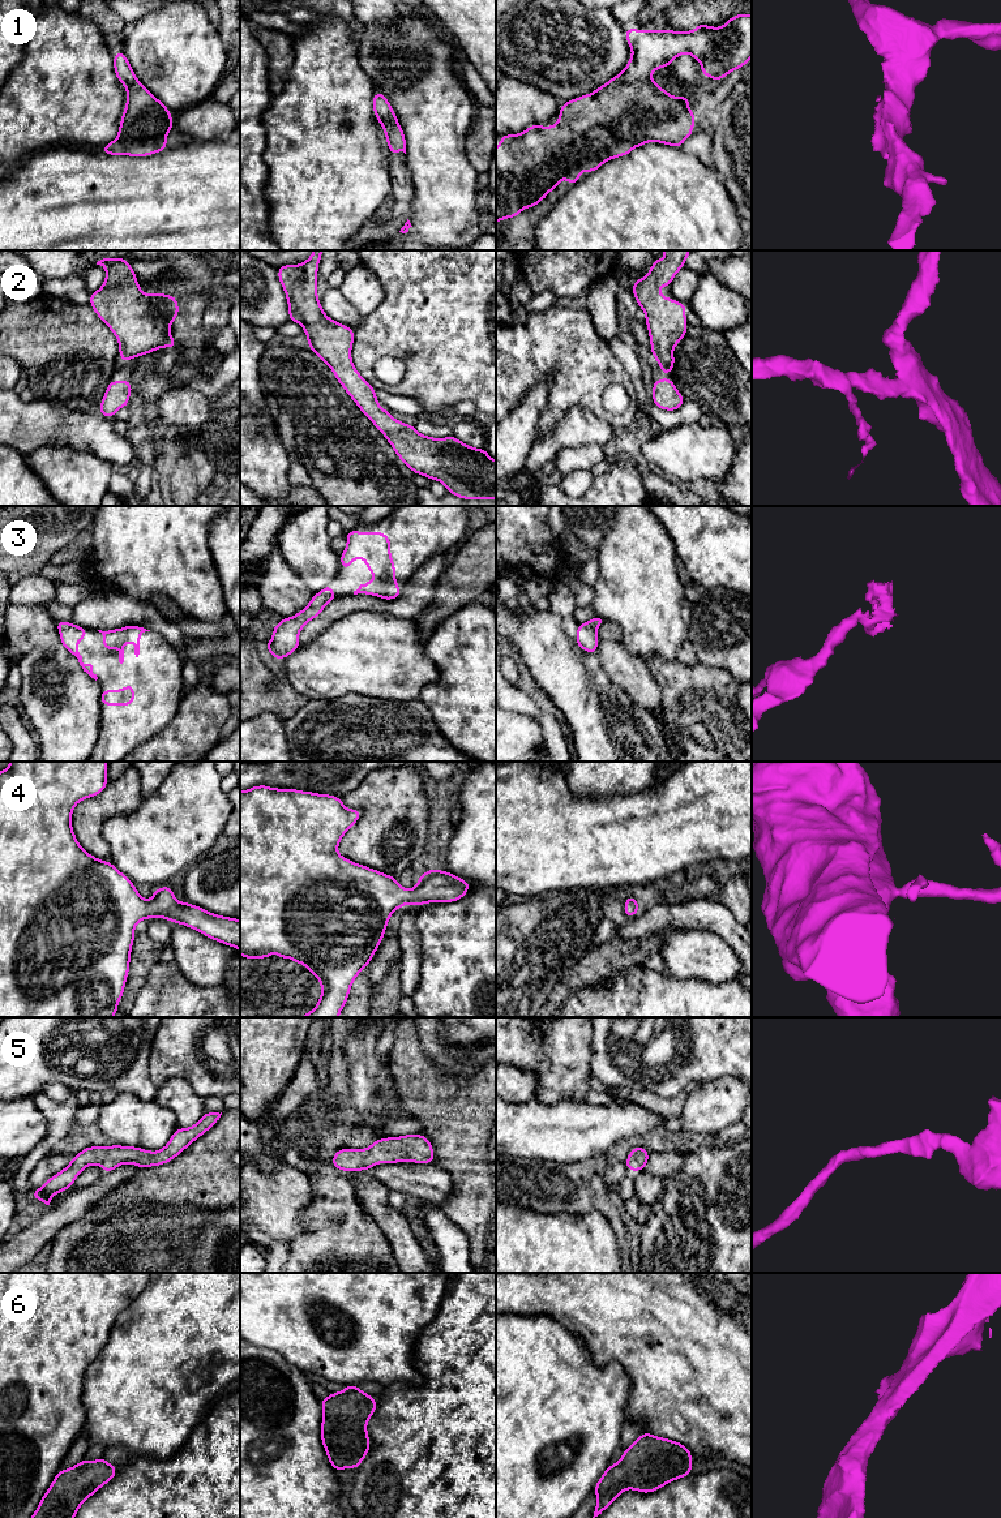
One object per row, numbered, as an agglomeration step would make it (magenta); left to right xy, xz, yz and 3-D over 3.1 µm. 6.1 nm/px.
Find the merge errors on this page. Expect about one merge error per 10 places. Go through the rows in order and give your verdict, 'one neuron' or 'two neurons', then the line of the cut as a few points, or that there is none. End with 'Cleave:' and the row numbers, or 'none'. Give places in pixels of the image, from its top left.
1: one neuron; no cut
2: one neuron; no cut
3: one neuron; no cut
4: one neuron; no cut
5: one neuron; no cut
6: one neuron; no cut
Cleave: none

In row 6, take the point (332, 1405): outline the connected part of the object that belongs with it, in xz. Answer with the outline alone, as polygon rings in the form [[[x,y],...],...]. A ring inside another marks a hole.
[[[346,1385],[339,1393],[330,1393],[320,1399],[324,1418],[321,1421],[321,1441],[328,1459],[335,1471],[343,1468],[359,1468],[369,1451],[371,1440],[367,1433],[368,1419],[375,1414],[377,1402],[373,1397],[363,1393],[358,1385]]]

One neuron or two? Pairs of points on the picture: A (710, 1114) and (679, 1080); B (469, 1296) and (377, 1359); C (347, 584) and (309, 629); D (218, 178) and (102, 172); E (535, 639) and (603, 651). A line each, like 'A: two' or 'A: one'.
A: two
B: two
C: two
D: one
E: two

